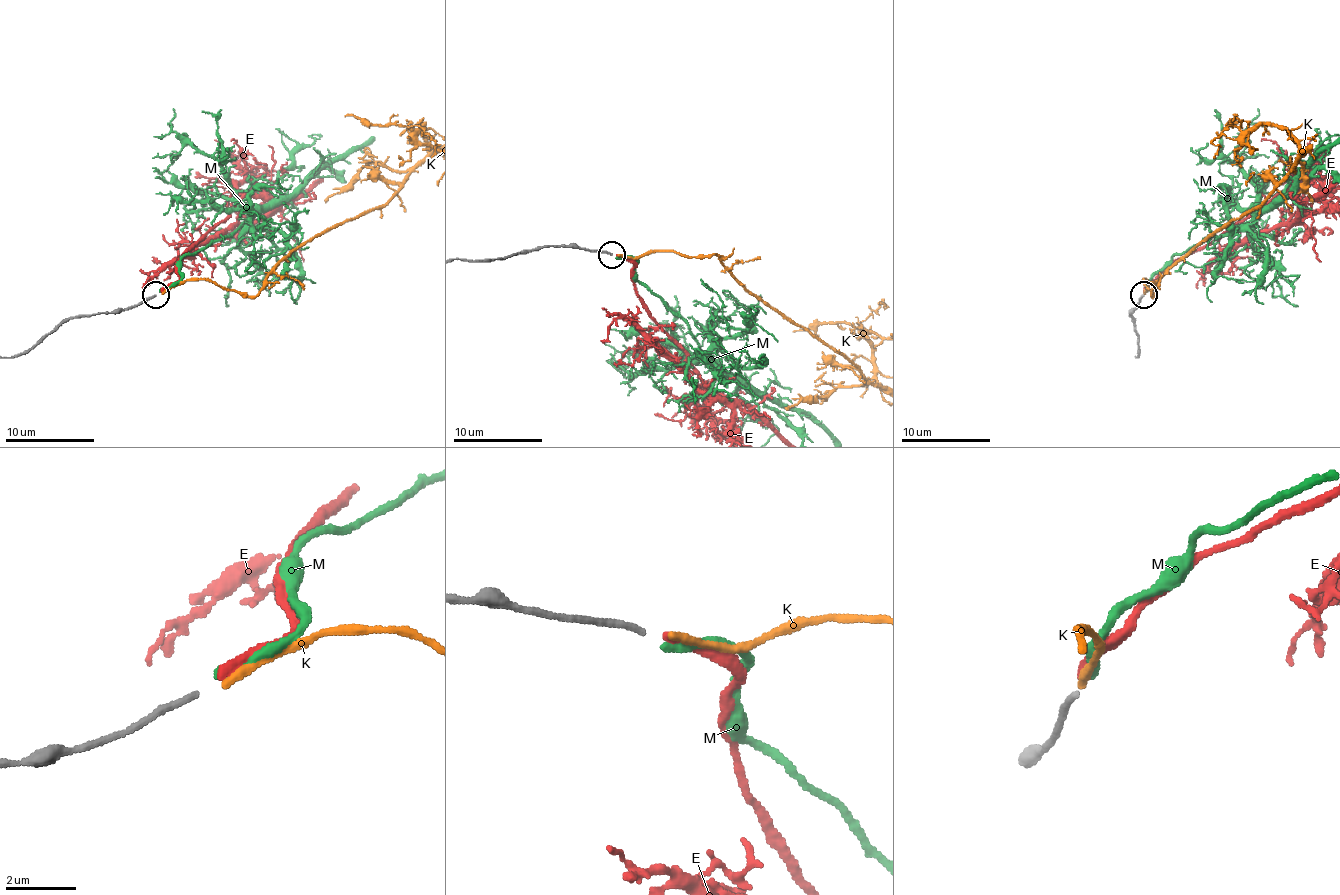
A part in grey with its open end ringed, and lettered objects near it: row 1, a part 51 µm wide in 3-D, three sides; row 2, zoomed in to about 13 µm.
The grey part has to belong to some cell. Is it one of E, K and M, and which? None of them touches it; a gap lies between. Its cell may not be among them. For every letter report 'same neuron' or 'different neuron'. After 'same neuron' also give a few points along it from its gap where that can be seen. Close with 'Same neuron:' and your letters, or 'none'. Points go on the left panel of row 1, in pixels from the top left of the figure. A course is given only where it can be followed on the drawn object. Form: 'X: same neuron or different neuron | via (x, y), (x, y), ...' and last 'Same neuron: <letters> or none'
E: different neuron
K: same neuron
M: different neuron
Same neuron: K

